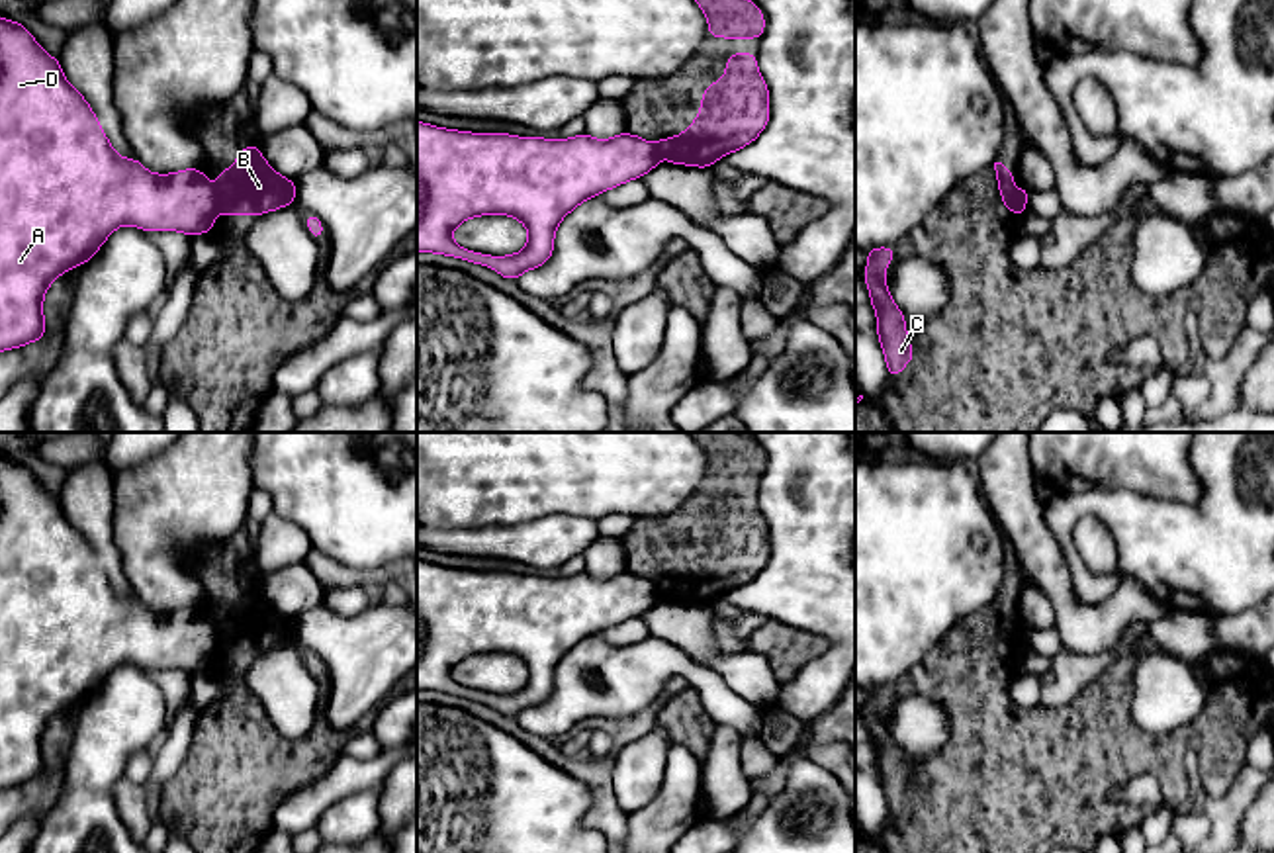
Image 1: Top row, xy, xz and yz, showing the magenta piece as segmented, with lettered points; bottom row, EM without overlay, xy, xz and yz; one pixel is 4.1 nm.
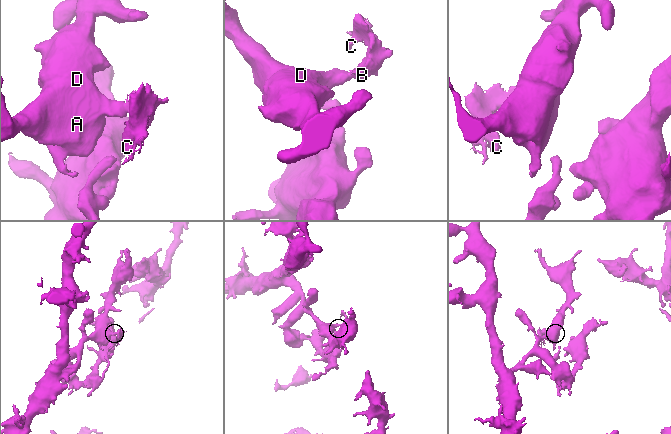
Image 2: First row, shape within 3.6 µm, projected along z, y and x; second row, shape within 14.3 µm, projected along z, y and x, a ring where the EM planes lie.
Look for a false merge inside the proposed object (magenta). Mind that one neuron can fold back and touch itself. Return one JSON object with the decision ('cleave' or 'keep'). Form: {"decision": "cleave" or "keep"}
{"decision": "cleave"}

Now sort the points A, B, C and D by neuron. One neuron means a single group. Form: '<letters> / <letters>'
A D / B C

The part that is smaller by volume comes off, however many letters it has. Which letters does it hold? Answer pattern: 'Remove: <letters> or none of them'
Remove: B, C

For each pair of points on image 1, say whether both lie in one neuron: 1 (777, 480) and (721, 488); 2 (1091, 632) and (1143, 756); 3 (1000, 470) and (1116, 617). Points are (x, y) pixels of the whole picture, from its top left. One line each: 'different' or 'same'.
1: different
2: different
3: same

